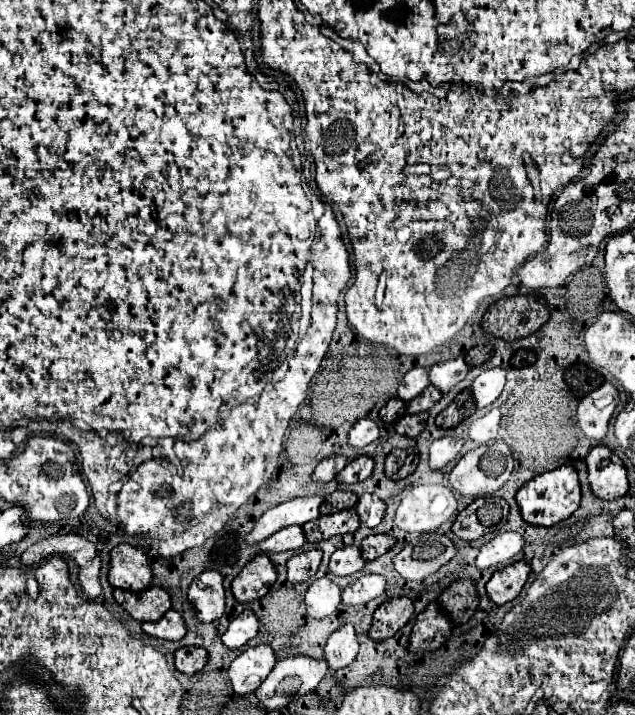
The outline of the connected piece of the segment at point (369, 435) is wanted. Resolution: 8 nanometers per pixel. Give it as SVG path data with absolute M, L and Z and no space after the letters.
M360 419L348 433L348 445L354 449L370 445L374 439L378 439L378 425L370 419Z

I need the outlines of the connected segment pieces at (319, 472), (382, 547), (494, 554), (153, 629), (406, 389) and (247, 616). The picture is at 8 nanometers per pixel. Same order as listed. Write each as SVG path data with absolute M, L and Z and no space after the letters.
M342 455L322 459L318 463L318 467L314 469L314 473L312 473L312 481L316 481L316 483L328 483L328 481L332 481L336 477L336 473L346 467L346 463L348 463L348 459L342 457Z
M372 535L360 543L360 551L366 561L372 561L372 559L384 555L392 545L394 545L392 535Z
M500 533L480 547L480 553L476 557L476 565L478 565L478 569L500 567L500 565L508 563L516 553L520 553L522 545L524 545L522 535Z
M170 609L164 613L162 619L152 621L152 623L142 623L142 631L152 635L152 637L160 637L160 639L168 639L168 641L180 641L186 635L186 625L184 625L182 615L174 609Z
M414 367L414 369L410 369L406 375L404 375L404 379L402 379L402 383L400 383L400 387L398 387L398 397L402 399L402 401L412 401L414 397L418 397L422 391L424 391L424 387L430 383L428 381L428 377L426 377L426 373L428 373L428 369L424 369L424 367Z
M244 609L226 629L222 643L228 649L240 649L242 645L246 645L252 637L256 637L258 633L258 619L250 609Z

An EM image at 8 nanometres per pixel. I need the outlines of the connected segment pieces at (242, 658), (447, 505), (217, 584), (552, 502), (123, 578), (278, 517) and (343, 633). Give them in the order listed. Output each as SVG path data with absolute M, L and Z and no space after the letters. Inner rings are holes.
M258 645L258 647L246 649L244 653L240 653L230 663L230 669L228 669L234 693L246 695L250 691L256 691L256 687L272 671L274 663L276 659L274 659L274 651L270 645Z
M418 485L402 497L394 525L408 533L430 533L446 523L456 511L456 495L442 485ZM414 505L414 507L402 507Z
M206 571L196 577L188 589L188 601L194 605L202 623L212 623L224 613L224 587L218 571Z
M564 465L564 467L558 467L554 471L536 475L524 487L518 489L516 503L520 507L522 519L530 525L550 527L562 519L568 519L578 509L578 503L580 503L580 483L578 483L576 469Z
M116 545L110 551L108 581L112 587L128 591L148 589L152 581L152 571L148 565L146 549L138 549L132 545Z
M296 497L286 503L280 503L272 509L268 509L254 525L254 529L246 535L246 543L254 545L262 541L264 537L270 537L272 533L290 527L290 525L304 525L308 521L314 521L318 517L318 507L322 503L322 497Z
M344 625L338 631L334 631L324 647L324 657L330 671L348 667L358 653L358 641L356 631L352 625Z

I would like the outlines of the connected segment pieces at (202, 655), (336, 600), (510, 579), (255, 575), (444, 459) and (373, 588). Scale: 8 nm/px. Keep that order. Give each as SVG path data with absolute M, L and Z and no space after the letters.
M184 647L174 653L174 665L180 673L194 675L206 665L206 651L200 647Z
M316 579L306 591L306 609L312 619L332 615L340 605L340 587L330 579Z
M518 561L500 571L494 571L490 581L486 583L486 593L490 601L496 605L504 605L512 601L522 591L528 579L528 573L530 573L530 567L524 561Z
M260 553L250 559L244 569L234 577L232 589L270 589L276 581L276 569L270 559Z
M442 437L430 445L428 451L428 463L430 469L442 469L446 463L456 459L456 455L462 449L462 439L460 437Z
M364 575L342 589L344 605L364 605L384 593L386 579L382 575Z

